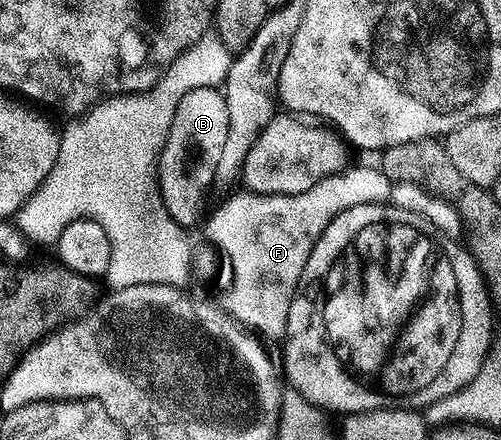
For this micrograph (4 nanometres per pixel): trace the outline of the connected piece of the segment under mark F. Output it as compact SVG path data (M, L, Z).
M377 165L354 166L333 174L299 194L257 194L245 188L222 202L206 222L206 234L232 268L232 280L225 287L224 308L263 339L285 339L288 308L298 287L304 264L312 256L316 240L340 212L356 204L386 202L391 181Z

